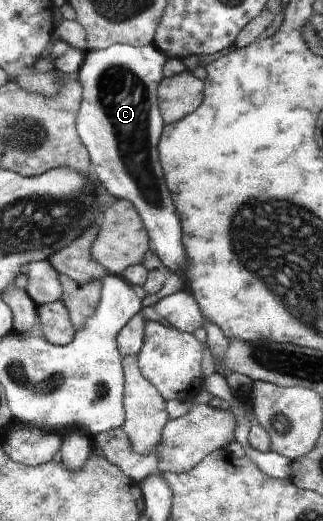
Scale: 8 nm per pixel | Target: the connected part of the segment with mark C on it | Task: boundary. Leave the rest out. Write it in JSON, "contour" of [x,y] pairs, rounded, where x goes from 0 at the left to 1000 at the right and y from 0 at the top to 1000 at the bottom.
{"contour":[[[356,83],[328,94],[263,100],[241,152],[254,159],[251,215],[241,219],[238,251],[276,290],[294,334],[331,369],[362,382],[409,388],[464,449],[467,476],[486,484],[505,507],[557,534],[576,522],[576,493],[560,449],[560,420],[548,392],[514,355],[511,330],[489,301],[489,273],[502,265],[511,236],[502,228],[489,173],[511,150],[514,107],[474,83],[415,90]]]}

